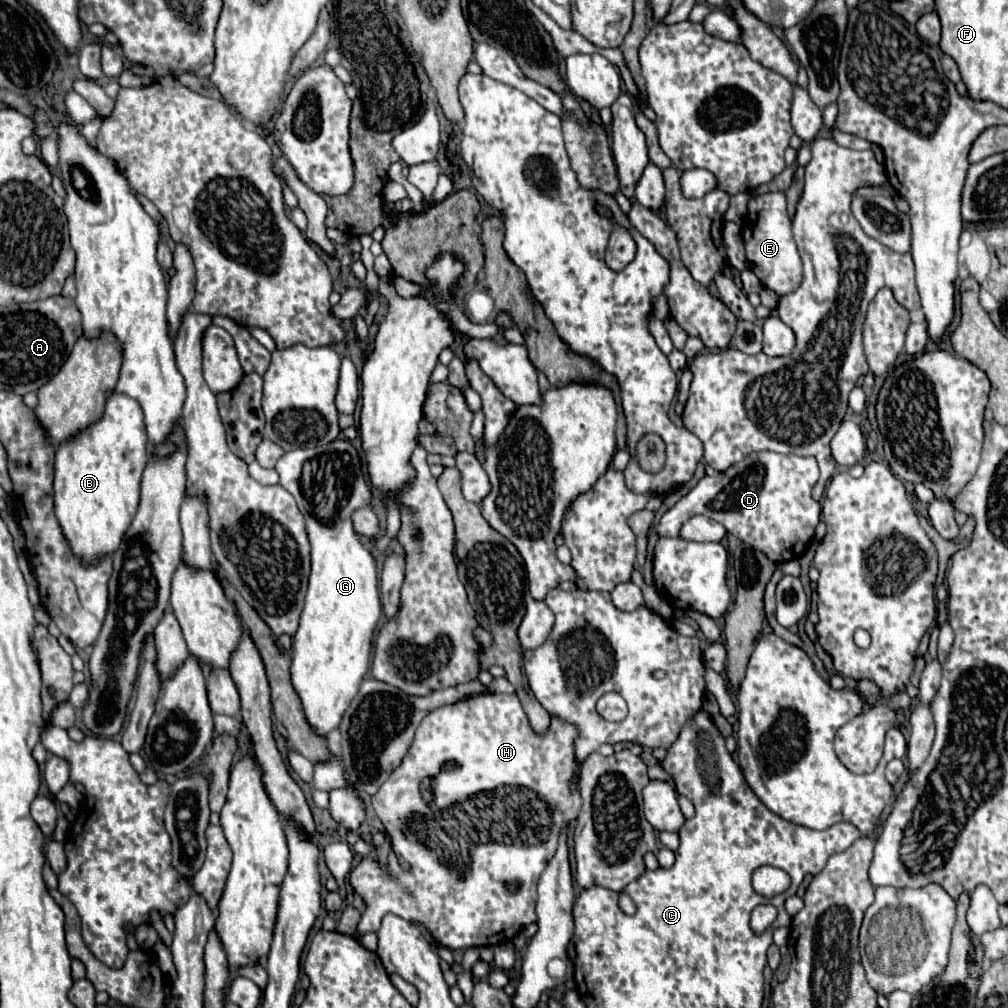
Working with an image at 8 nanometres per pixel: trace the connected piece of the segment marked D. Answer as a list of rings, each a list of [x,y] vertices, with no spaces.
[[[771,451],[751,453],[745,461],[729,467],[725,473],[703,477],[661,517],[657,531],[661,537],[677,537],[685,521],[695,515],[707,515],[743,543],[763,551],[775,563],[799,559],[821,519],[821,505],[811,497],[817,479],[819,467],[813,457]]]

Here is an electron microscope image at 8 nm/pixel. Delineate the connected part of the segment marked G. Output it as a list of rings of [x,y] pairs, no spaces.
[[[335,439],[329,445],[317,449],[289,451],[277,461],[275,471],[281,477],[279,483],[295,497],[299,511],[305,515],[311,541],[311,575],[305,595],[305,607],[299,619],[299,629],[293,637],[291,683],[303,703],[305,719],[311,725],[313,733],[325,737],[329,731],[339,727],[349,701],[353,701],[353,697],[357,695],[357,689],[369,669],[373,629],[381,617],[375,559],[371,557],[369,549],[357,539],[357,533],[351,525],[353,509],[369,503],[371,489],[365,485],[363,465],[355,447],[345,439]]]

